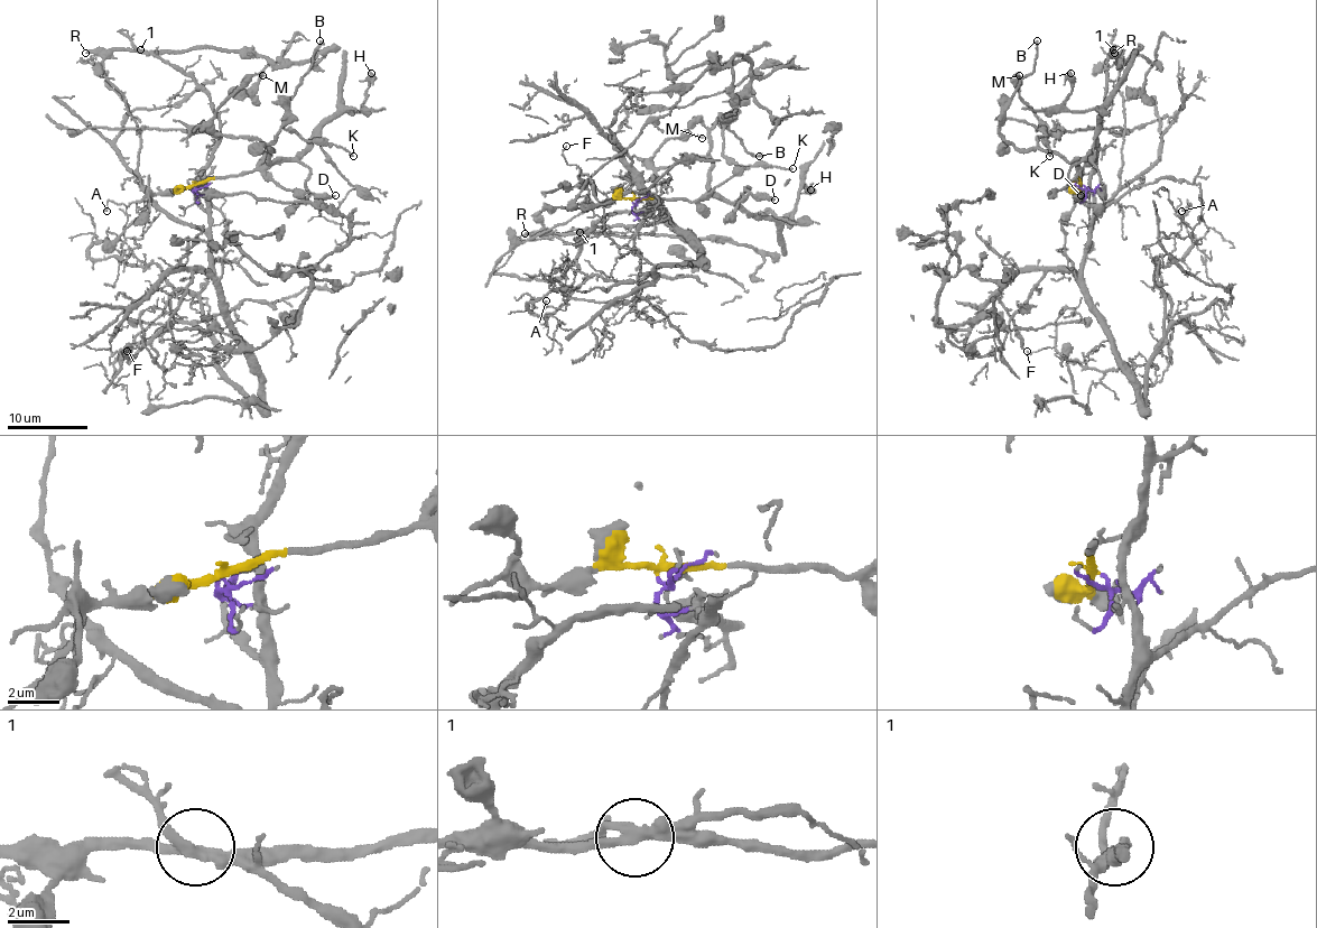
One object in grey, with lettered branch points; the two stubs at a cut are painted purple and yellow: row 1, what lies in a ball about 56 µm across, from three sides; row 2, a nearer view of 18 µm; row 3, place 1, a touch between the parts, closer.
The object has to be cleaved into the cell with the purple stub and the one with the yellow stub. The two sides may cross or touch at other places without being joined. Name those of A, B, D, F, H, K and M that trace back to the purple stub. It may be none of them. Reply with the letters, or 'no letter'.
A, F

